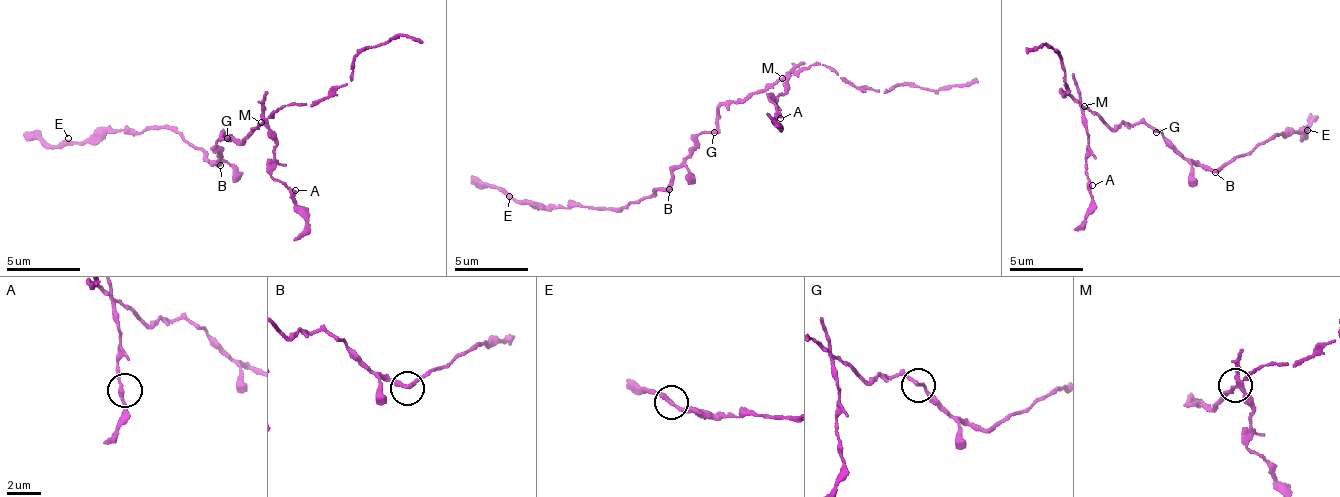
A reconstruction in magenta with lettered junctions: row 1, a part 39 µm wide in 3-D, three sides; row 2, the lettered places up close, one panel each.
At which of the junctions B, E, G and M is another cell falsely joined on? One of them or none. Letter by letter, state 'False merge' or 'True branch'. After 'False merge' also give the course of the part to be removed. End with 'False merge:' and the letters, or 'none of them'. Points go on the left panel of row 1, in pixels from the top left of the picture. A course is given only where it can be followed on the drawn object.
B: True branch
E: True branch
G: True branch
M: False merge. Course of the part to remove: (260, 122), (273, 142), (273, 178), (291, 191), (302, 216), (301, 233), (292, 241)
False merge: M

